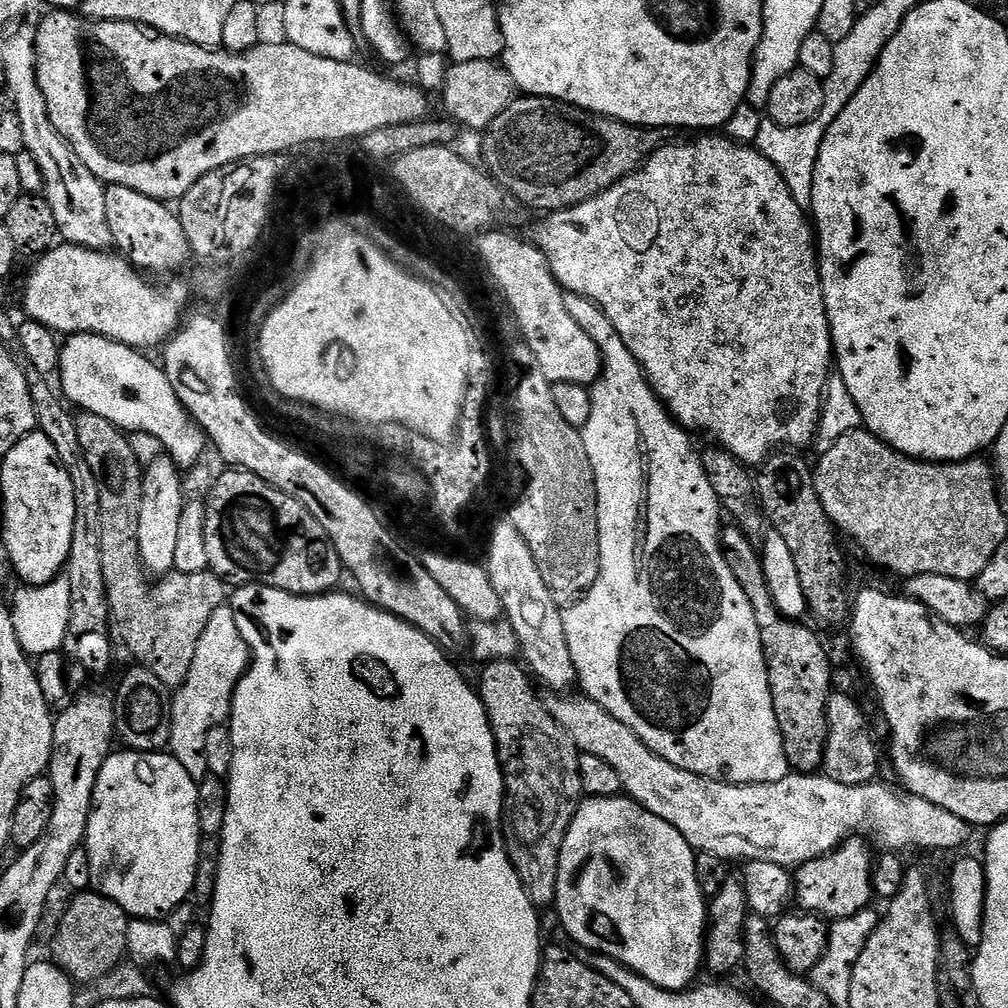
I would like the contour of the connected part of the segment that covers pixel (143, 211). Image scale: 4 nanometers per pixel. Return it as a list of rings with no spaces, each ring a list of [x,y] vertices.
[[[117,184],[107,185],[104,193],[106,218],[110,221],[113,245],[133,268],[153,277],[160,276],[156,278],[164,278],[172,274],[167,272],[172,272],[175,268],[184,268],[188,259],[193,259],[190,242],[187,241],[179,215],[173,209],[171,212],[168,209],[171,207],[165,201],[138,194],[138,190],[130,190],[130,186]]]

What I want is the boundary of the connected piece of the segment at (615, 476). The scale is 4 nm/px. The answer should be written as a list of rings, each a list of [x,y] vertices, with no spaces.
[[[573,292],[564,293],[566,310],[570,310],[570,318],[594,338],[604,363],[600,377],[591,385],[592,409],[590,422],[582,429],[586,454],[590,458],[590,466],[596,479],[598,494],[598,534],[600,535],[600,573],[598,582],[581,600],[569,604],[563,609],[566,626],[566,642],[570,642],[570,656],[574,662],[574,670],[583,695],[596,704],[601,704],[618,722],[630,726],[642,742],[654,754],[666,758],[666,762],[674,762],[682,770],[690,770],[699,776],[711,780],[722,780],[725,784],[769,784],[778,782],[790,774],[788,759],[784,753],[782,733],[778,726],[778,718],[774,714],[774,702],[770,694],[768,681],[768,663],[764,657],[762,638],[758,634],[758,622],[754,618],[754,609],[750,606],[750,598],[746,598],[738,578],[726,566],[724,552],[720,548],[720,529],[722,527],[722,505],[714,494],[714,486],[710,486],[710,478],[706,478],[704,461],[701,453],[696,452],[687,431],[681,428],[661,400],[656,391],[648,384],[639,362],[626,350],[626,342],[618,338],[618,330],[610,323],[610,318],[590,298]]]

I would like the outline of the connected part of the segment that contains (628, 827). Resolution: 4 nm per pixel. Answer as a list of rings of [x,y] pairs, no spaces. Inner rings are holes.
[[[621,794],[610,798],[593,796],[585,799],[574,814],[574,818],[570,822],[570,830],[566,830],[566,842],[562,842],[554,912],[560,915],[560,924],[568,931],[569,938],[577,940],[581,944],[579,946],[581,949],[613,956],[642,978],[654,982],[654,986],[665,988],[671,992],[682,992],[693,987],[692,979],[699,974],[700,968],[702,972],[702,965],[705,963],[704,946],[708,926],[708,904],[702,886],[698,886],[696,852],[686,842],[686,838],[682,838],[682,834],[678,834],[678,830],[674,830],[674,826],[670,826],[670,822],[662,822],[662,818],[658,818],[658,814],[650,814],[650,810],[646,810],[627,795]]]

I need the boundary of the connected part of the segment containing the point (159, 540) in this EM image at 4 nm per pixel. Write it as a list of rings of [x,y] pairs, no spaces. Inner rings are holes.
[[[160,454],[152,465],[144,468],[142,510],[138,514],[138,548],[145,572],[156,578],[163,578],[174,569],[178,525],[186,503],[184,484],[180,481],[180,475],[182,475],[180,465],[167,454]]]

